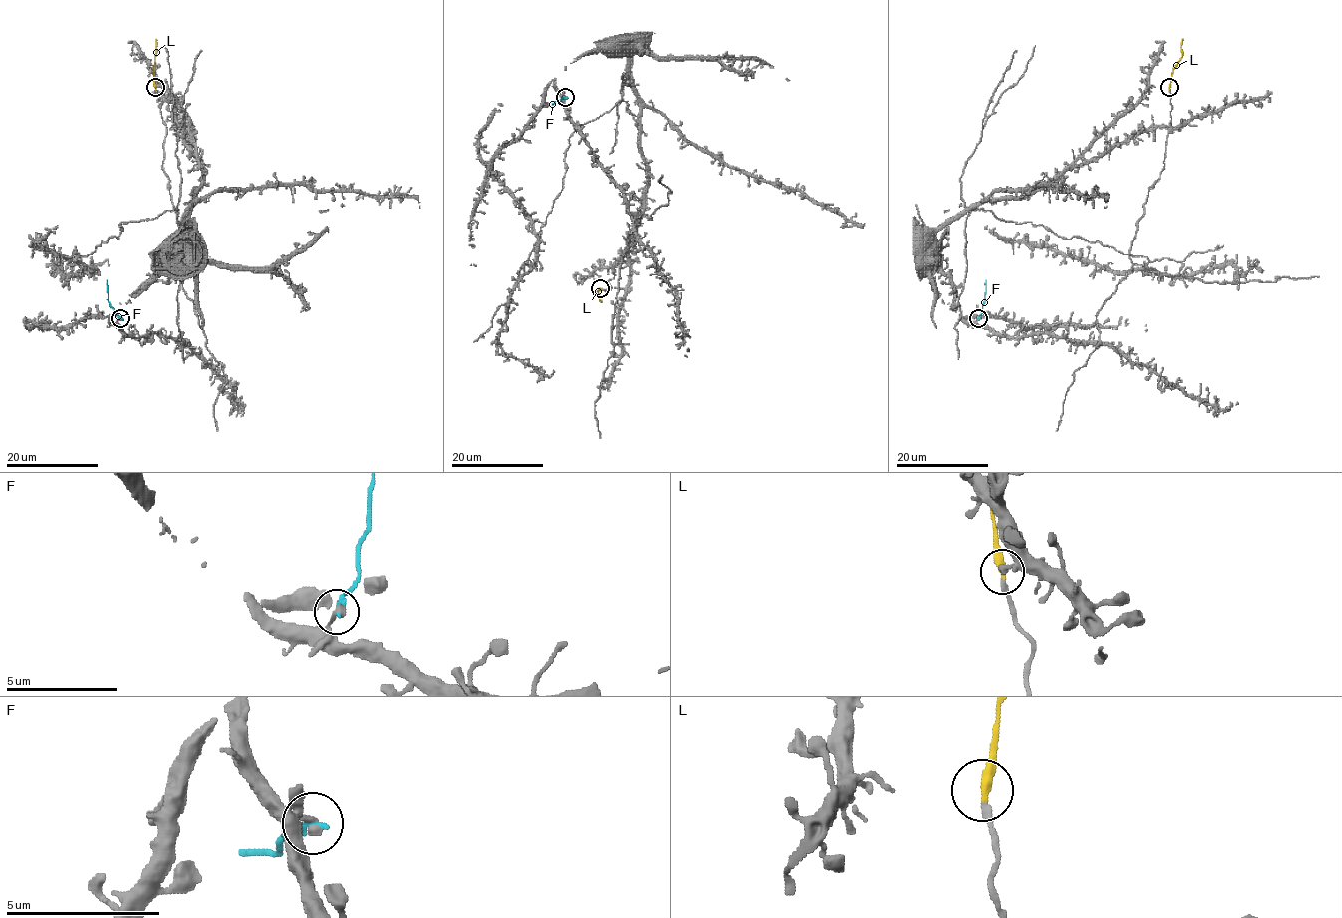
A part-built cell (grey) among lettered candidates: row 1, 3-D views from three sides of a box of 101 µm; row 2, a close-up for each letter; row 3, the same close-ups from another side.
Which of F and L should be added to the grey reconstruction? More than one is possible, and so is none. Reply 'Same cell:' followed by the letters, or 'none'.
Same cell: L

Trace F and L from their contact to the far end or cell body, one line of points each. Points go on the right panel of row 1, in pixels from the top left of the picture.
F: (977, 319), (982, 312), (986, 279)
L: (1169, 87), (1172, 69), (1181, 56), (1183, 39)

